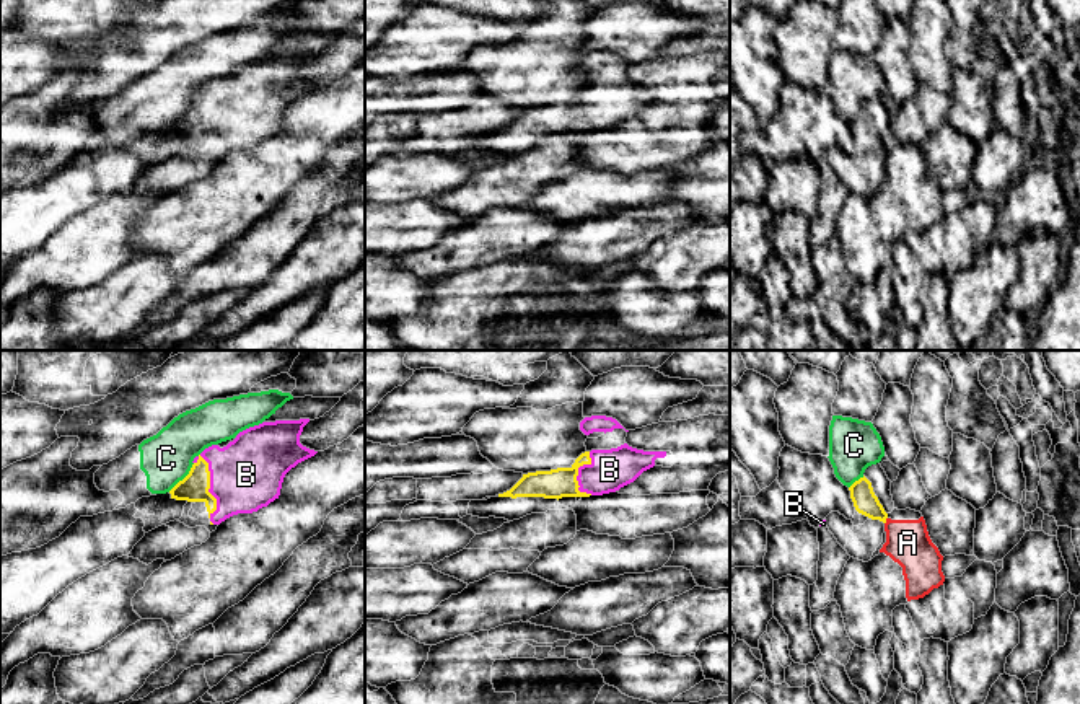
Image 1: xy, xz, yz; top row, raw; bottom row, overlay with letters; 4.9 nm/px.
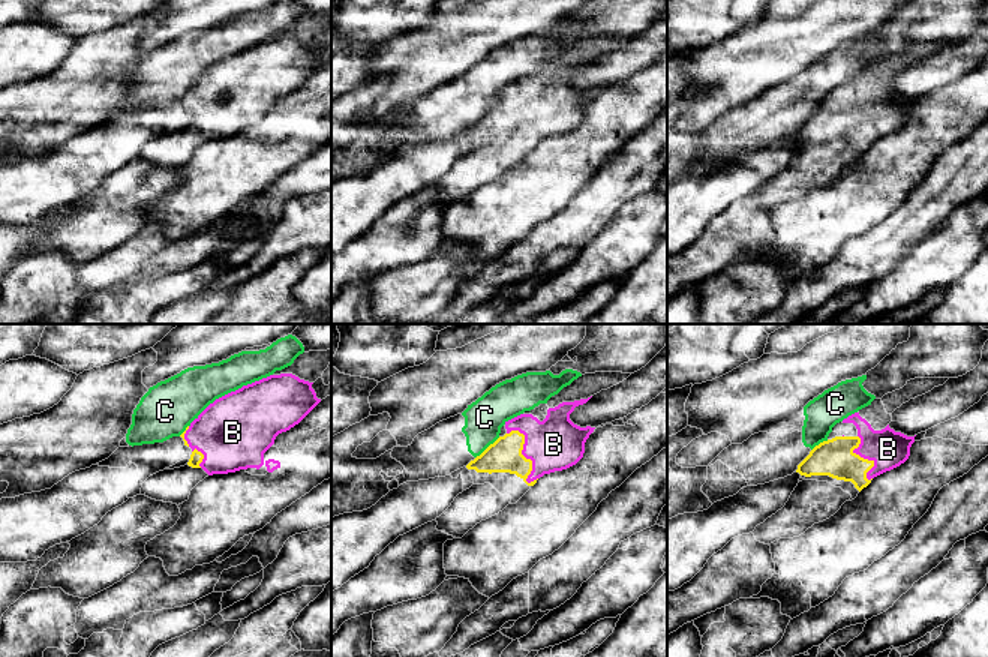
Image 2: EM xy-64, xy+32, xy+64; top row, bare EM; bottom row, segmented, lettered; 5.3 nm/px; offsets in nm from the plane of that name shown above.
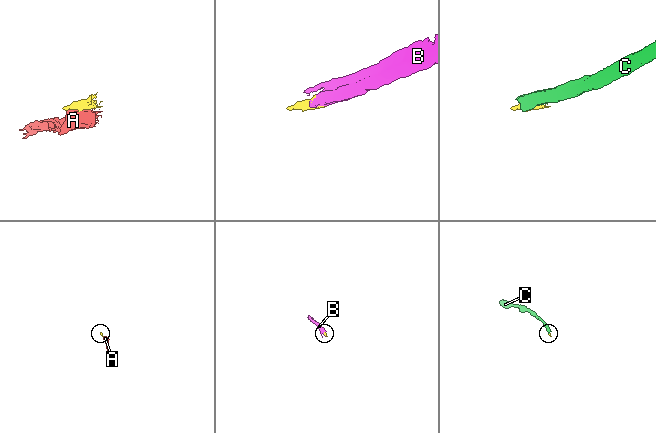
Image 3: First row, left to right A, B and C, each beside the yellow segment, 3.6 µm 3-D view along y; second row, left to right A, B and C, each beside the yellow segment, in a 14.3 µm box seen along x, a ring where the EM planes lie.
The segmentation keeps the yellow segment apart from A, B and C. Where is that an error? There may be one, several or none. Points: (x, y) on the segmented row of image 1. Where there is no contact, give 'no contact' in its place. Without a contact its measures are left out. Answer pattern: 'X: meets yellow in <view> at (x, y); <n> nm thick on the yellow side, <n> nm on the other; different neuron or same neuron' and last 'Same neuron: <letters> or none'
A: meets yellow in yz at (885, 520); 120 nm thick on the yellow side, 220 nm on the other; different neuron
B: meets yellow in xy at (209, 486); 140 nm thick on the yellow side, 360 nm on the other; same neuron
C: meets yellow in xy at (184, 478); 140 nm thick on the yellow side, 260 nm on the other; different neuron
Same neuron: B

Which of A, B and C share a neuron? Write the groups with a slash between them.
A / B / C

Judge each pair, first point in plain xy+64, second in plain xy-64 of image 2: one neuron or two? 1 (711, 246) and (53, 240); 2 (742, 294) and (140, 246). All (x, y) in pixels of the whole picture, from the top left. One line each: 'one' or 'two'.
1: one
2: one

